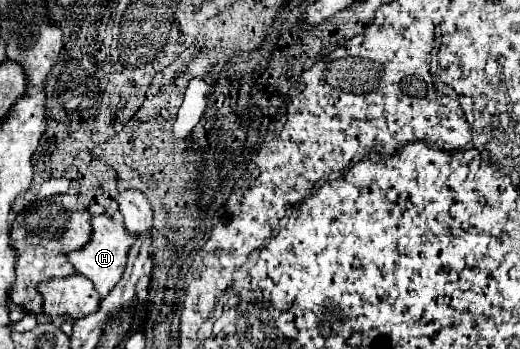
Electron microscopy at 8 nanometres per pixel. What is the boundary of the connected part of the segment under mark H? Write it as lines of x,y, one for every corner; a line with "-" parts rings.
101,214
101,216
93,218
93,236
91,236
91,242
85,248
67,254
67,258
77,268
79,274
87,276
95,284
95,288
101,294
101,298
105,298
109,294
109,290
121,280
123,270
127,266
127,254
129,254
131,246
135,244
135,240
137,240
137,234
129,232
123,222
115,222
113,218

